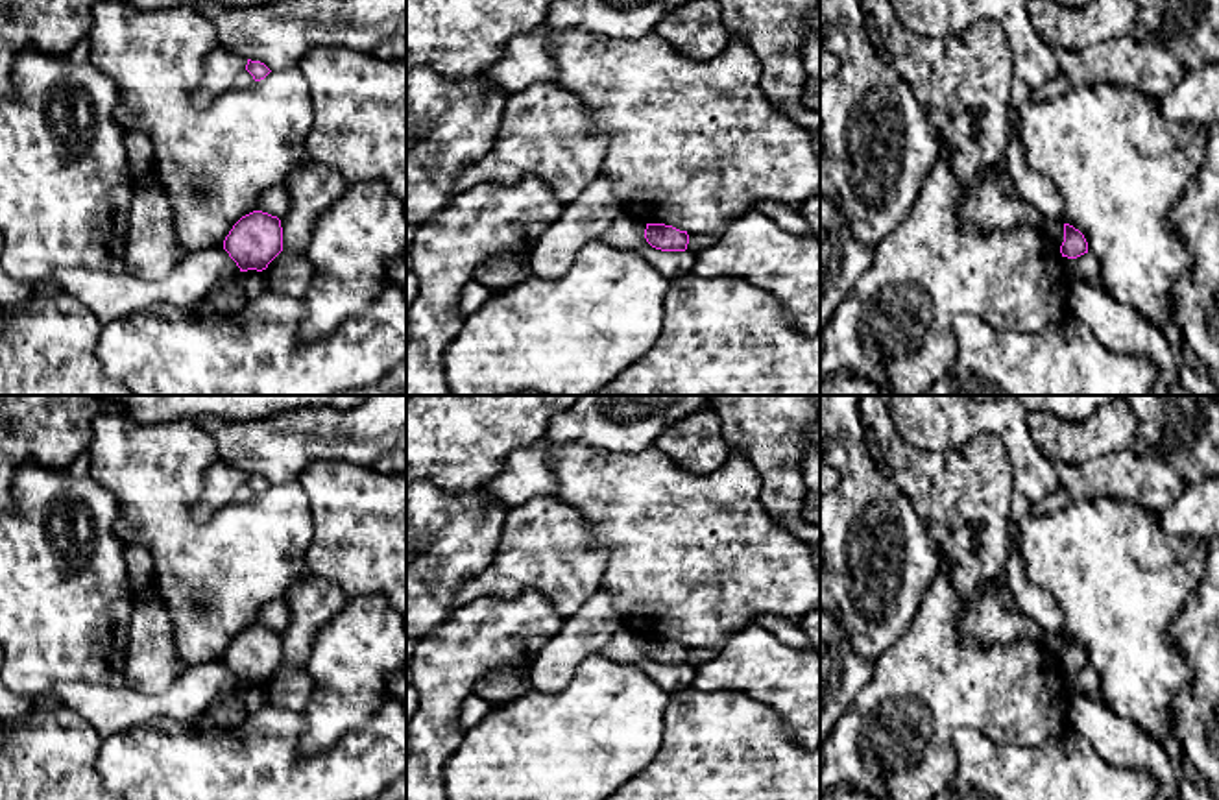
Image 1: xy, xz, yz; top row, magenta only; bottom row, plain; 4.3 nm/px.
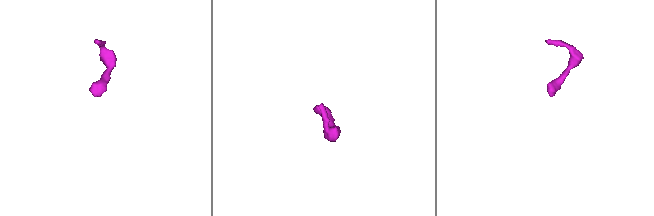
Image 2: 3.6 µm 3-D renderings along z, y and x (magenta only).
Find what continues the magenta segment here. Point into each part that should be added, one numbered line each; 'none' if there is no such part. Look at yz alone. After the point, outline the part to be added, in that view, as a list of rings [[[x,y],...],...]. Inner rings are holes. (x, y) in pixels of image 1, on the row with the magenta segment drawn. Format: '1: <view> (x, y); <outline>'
none

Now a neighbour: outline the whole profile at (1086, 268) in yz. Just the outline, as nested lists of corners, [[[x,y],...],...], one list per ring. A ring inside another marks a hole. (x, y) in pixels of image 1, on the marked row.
[[[1090,251],[1077,259],[1062,257],[1062,264],[1069,281],[1084,281],[1095,285],[1101,273],[1101,262]]]

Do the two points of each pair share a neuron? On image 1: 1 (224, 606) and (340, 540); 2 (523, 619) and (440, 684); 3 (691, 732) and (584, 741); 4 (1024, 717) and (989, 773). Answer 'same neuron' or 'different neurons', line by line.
1: different neurons
2: same neuron
3: different neurons
4: different neurons

